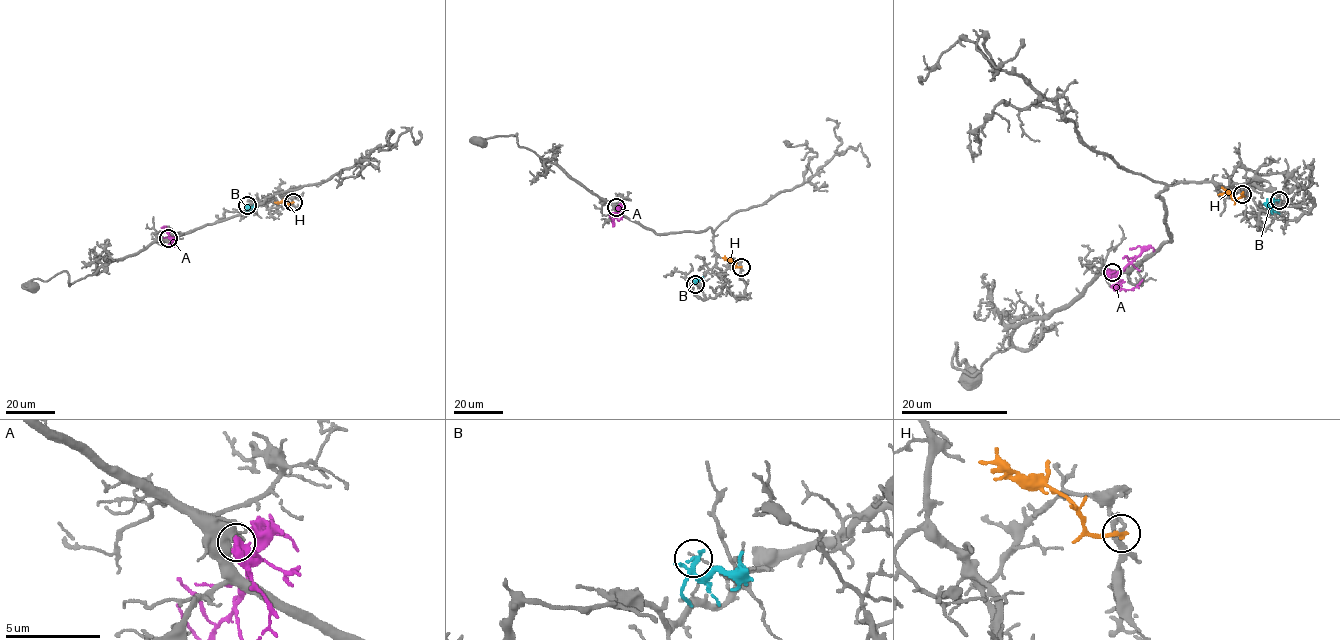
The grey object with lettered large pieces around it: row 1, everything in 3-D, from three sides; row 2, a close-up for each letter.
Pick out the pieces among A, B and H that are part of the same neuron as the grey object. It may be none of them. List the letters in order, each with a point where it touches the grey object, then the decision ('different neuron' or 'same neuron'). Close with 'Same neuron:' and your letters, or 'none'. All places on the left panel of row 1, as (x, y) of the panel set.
A: meets grey at (168, 238); different neuron
B: meets grey at (247, 205); different neuron
H: meets grey at (293, 202); different neuron
Same neuron: none

